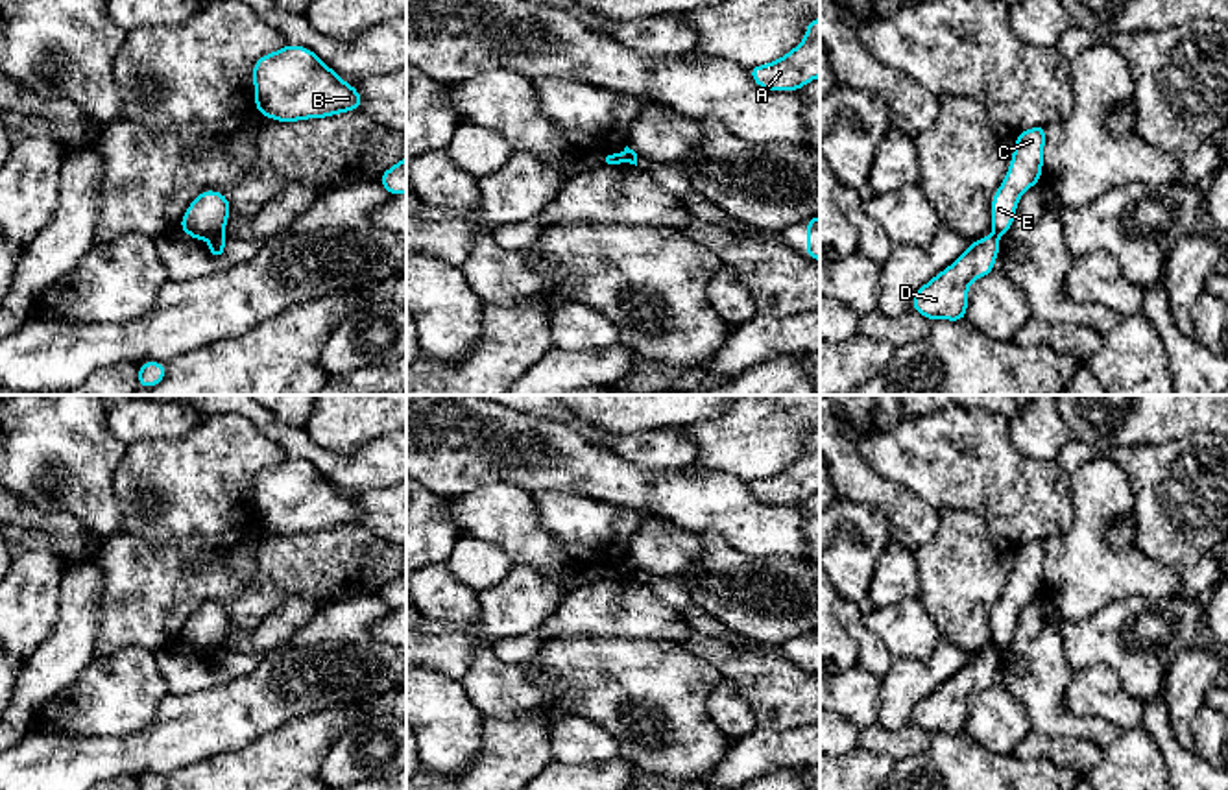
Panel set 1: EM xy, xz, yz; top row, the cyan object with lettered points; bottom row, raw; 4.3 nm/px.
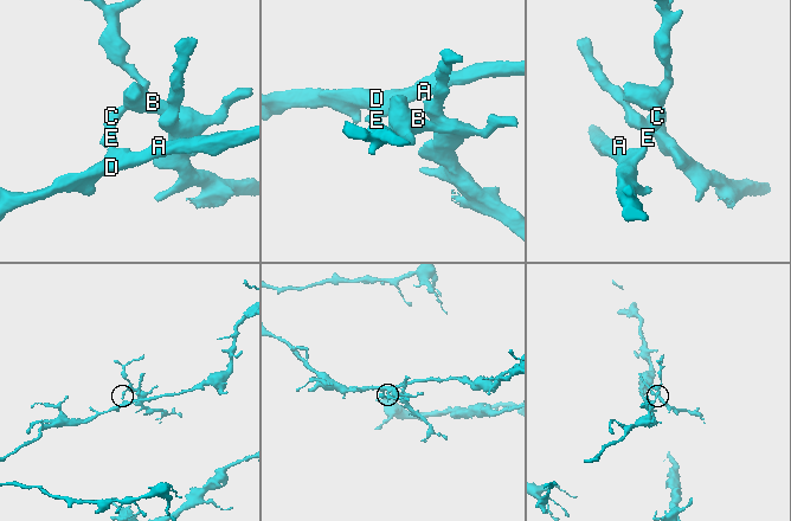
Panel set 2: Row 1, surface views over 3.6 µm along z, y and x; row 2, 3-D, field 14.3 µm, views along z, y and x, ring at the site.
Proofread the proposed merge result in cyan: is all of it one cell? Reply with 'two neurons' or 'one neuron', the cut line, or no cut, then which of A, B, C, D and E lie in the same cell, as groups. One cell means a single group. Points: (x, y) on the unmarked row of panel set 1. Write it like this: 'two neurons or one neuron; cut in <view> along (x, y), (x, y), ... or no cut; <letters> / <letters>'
two neurons; cut in xy along (222, 648), (209, 652); A D / B C E

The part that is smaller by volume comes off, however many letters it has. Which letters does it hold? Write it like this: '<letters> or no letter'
B, C, E

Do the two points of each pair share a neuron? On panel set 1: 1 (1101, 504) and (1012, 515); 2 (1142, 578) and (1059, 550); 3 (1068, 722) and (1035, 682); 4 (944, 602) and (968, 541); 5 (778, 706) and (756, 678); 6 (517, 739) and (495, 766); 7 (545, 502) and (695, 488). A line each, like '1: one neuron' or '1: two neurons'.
1: two neurons
2: one neuron
3: one neuron
4: one neuron
5: one neuron
6: one neuron
7: two neurons

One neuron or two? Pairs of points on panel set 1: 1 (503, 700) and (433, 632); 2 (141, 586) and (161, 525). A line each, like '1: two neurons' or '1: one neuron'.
1: two neurons
2: two neurons

